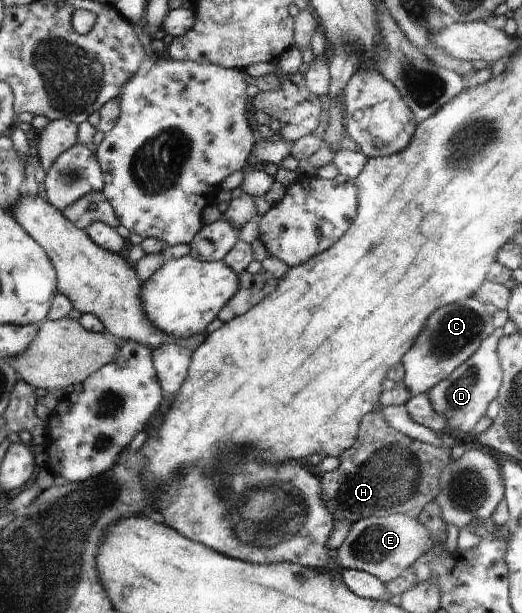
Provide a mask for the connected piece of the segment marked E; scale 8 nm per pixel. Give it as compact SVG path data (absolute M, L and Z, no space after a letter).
M402 514L388 517L371 516L360 519L351 528L346 542L337 551L337 564L339 569L370 573L386 584L396 579L402 571L408 570L422 555L431 551L434 543L434 535L417 517Z

